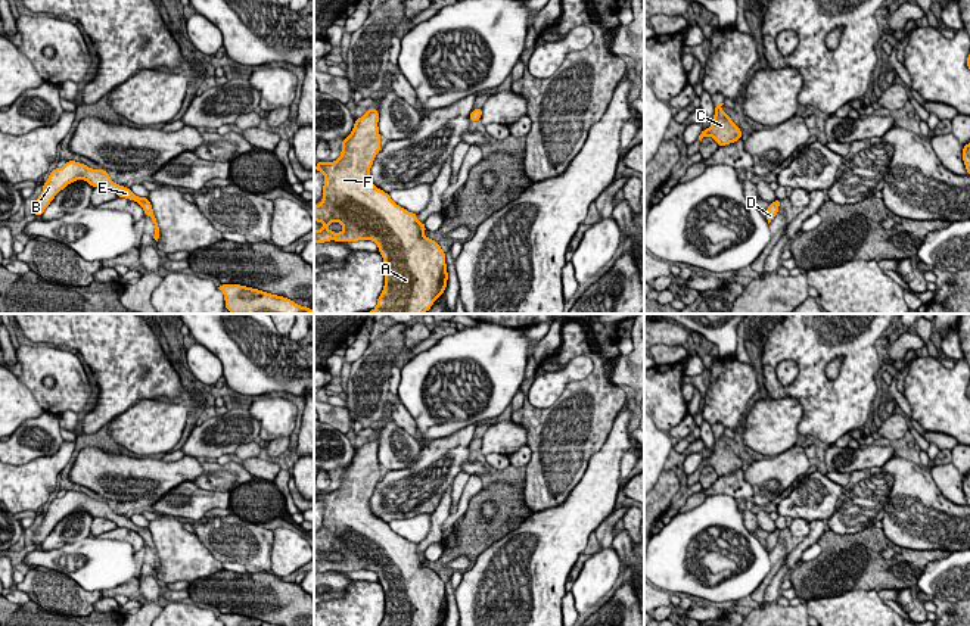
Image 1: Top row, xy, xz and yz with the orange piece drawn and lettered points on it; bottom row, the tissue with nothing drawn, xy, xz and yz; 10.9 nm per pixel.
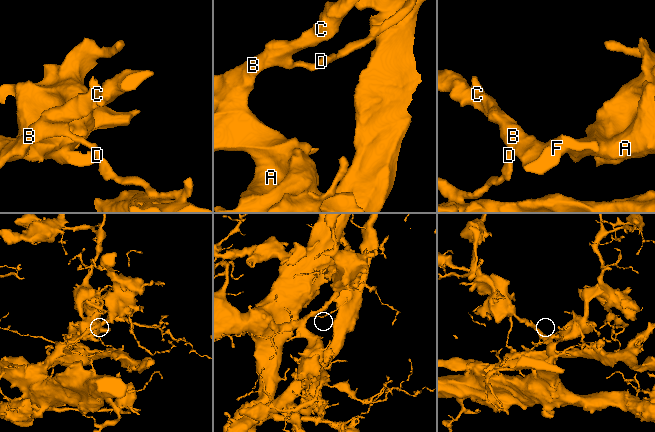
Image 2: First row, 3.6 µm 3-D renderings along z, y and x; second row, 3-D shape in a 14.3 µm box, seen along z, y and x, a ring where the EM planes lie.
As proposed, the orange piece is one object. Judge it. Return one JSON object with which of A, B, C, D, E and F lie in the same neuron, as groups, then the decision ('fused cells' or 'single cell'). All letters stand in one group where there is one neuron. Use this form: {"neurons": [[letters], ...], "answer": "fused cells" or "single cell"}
{"neurons": [["A", "B", "C", "E", "F"], ["D"]], "answer": "fused cells"}

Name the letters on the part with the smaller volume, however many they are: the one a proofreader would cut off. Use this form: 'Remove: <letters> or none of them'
Remove: D

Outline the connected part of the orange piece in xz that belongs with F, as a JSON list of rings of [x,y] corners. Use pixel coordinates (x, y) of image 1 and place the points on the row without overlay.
[[[367,439],[361,448],[355,449],[352,463],[342,470],[341,486],[333,492],[317,492],[314,501],[324,505],[324,516],[323,530],[314,536],[314,551],[323,552],[324,557],[314,560],[314,573],[371,570],[377,574],[385,592],[385,616],[380,626],[441,626],[448,610],[445,582],[433,569],[422,566],[428,560],[425,552],[417,551],[417,544],[397,535],[388,523],[377,518],[370,510],[370,498],[382,479],[377,452],[377,439]]]

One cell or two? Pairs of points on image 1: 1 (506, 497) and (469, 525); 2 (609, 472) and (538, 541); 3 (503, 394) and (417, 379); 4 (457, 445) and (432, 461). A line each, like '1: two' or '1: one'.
1: one
2: one
3: one
4: one

